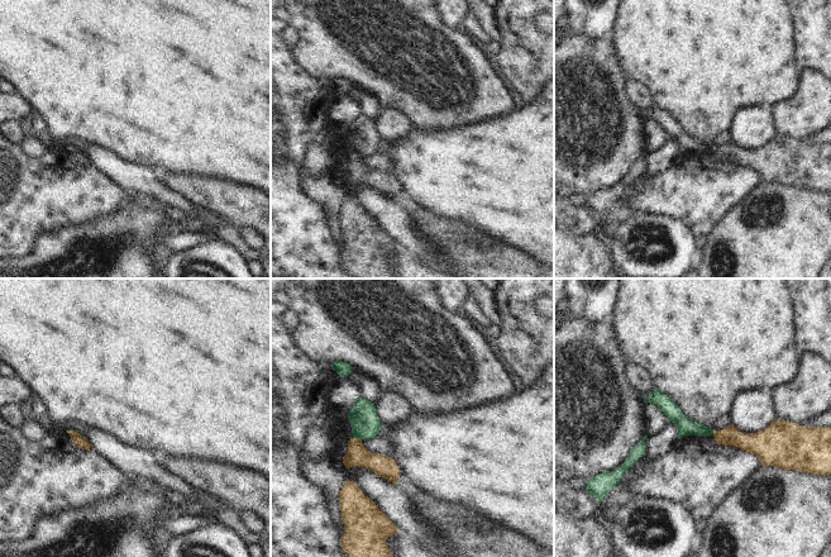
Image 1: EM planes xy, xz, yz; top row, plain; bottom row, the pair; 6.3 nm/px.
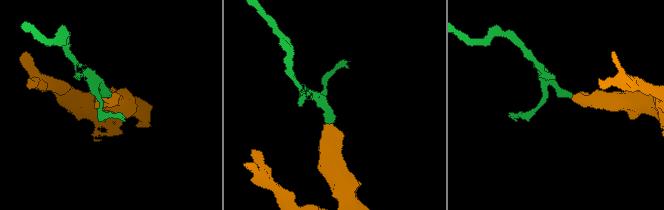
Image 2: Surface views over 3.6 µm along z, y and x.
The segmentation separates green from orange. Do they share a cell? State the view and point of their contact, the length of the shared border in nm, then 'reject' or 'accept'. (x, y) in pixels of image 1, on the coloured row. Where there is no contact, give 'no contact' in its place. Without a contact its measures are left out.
contact xz (358, 437); length 50 nm; reject

